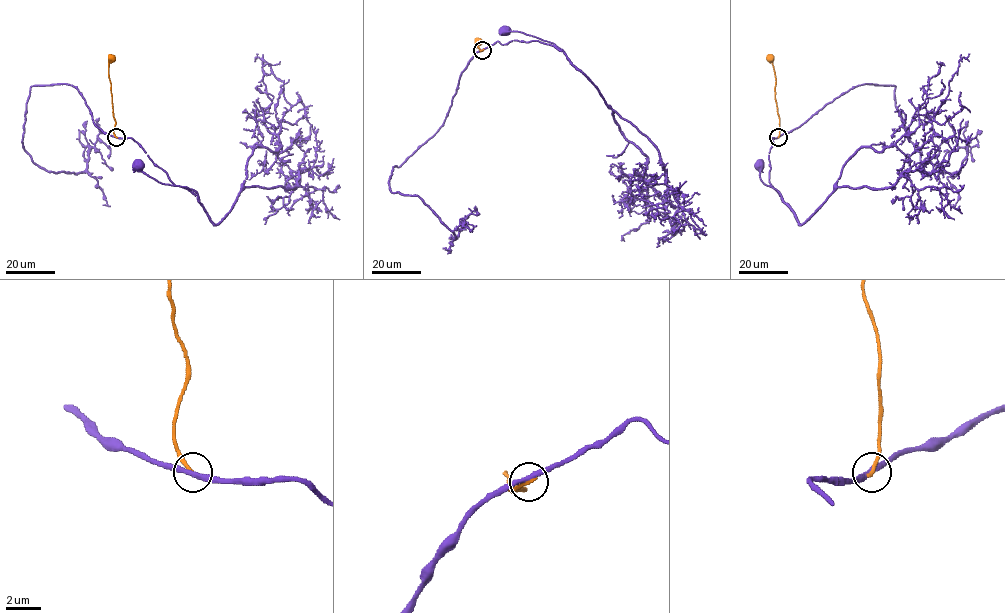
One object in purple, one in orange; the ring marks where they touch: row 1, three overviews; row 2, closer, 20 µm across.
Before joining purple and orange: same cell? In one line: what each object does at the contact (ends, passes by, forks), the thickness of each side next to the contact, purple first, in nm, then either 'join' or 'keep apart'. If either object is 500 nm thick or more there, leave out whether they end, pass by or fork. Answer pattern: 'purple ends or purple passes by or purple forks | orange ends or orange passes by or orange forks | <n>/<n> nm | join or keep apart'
purple passes by | orange ends | 280/240 nm | keep apart

